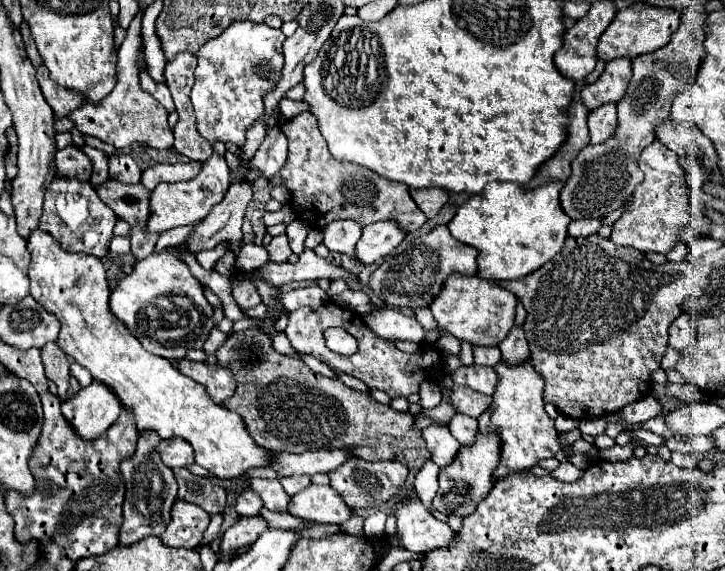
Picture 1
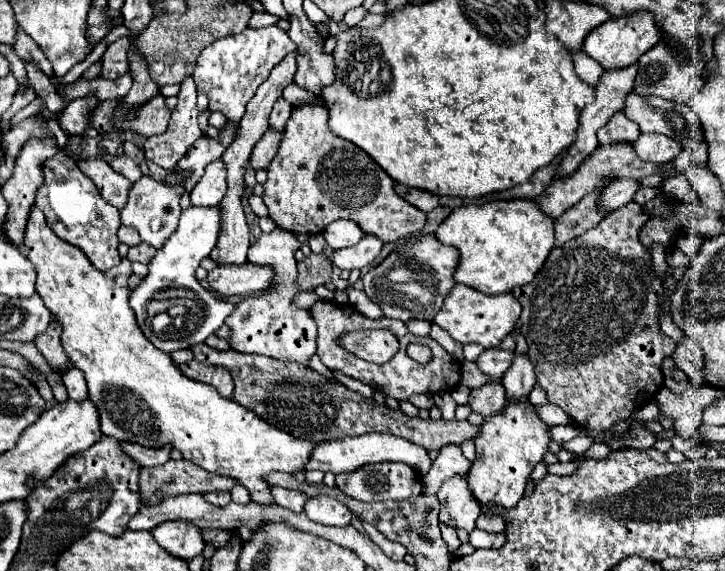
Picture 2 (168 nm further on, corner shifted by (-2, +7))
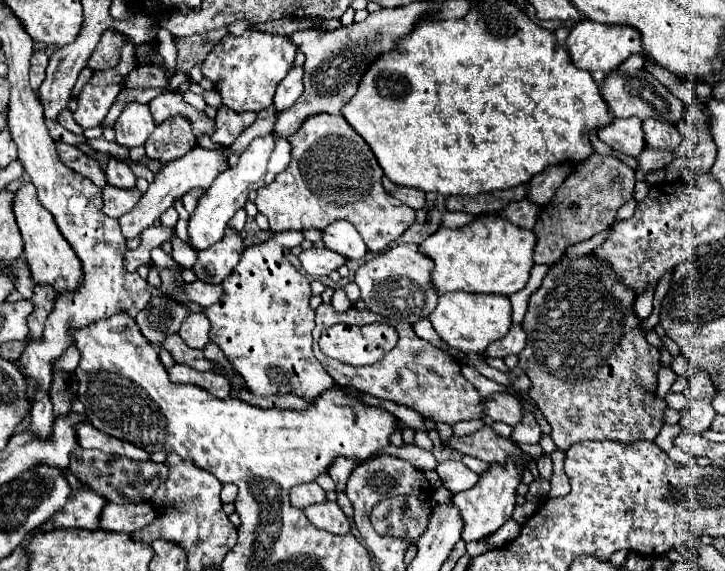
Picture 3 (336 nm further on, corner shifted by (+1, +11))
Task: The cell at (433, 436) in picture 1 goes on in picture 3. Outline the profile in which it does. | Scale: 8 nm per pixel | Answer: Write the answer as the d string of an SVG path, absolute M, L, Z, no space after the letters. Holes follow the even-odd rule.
M448 460L448 462L440 462L436 468L438 476L442 478L444 486L450 492L464 492L470 490L472 486L476 486L476 482L480 480L480 476L476 472L472 472L470 468L466 468L460 460Z

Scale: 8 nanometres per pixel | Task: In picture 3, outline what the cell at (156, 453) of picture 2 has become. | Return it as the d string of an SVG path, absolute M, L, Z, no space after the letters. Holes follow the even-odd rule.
M88 422L76 424L76 440L78 440L78 446L82 446L82 448L98 448L108 454L128 456L130 460L148 460L148 452L144 452L142 448L136 448L134 444L128 444L114 436L108 436L108 434L96 430Z

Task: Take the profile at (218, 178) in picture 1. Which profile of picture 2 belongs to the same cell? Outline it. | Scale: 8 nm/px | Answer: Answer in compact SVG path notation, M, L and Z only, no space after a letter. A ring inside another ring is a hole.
M141 176L141 180L137 180L131 188L127 208L121 210L121 222L135 228L143 242L159 248L159 244L163 244L163 240L167 240L167 236L171 236L171 232L177 228L181 216L179 202L183 192L185 188L181 184L167 184L163 180L153 180L151 176Z

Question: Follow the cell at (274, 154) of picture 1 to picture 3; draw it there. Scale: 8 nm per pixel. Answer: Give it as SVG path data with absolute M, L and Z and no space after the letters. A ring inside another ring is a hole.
M302 66L292 68L292 72L288 72L288 76L278 84L276 88L276 96L274 96L274 106L278 112L286 110L288 106L292 106L300 94L302 94Z

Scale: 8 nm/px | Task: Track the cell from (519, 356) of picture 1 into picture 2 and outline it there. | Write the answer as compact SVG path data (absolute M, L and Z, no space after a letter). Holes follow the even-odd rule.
M515 352L515 358L501 380L507 390L507 398L517 400L517 398L527 396L533 390L533 386L535 386L535 370L533 368L535 366L527 354Z

